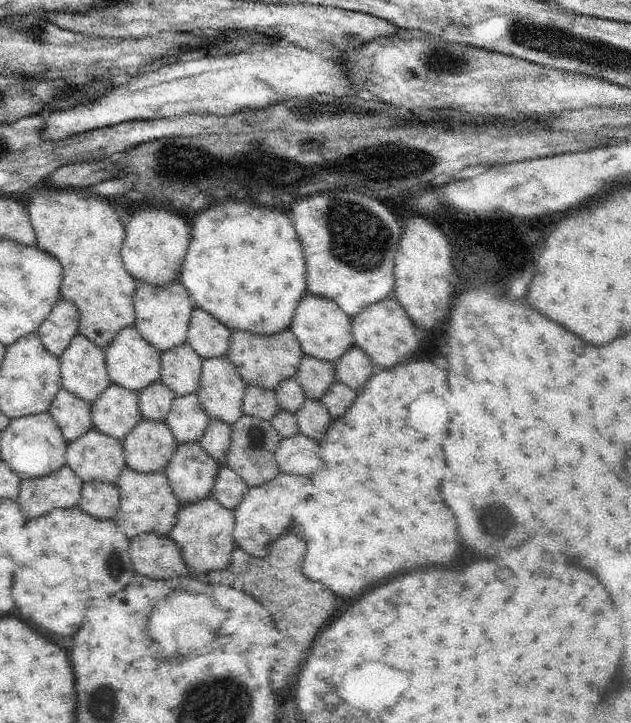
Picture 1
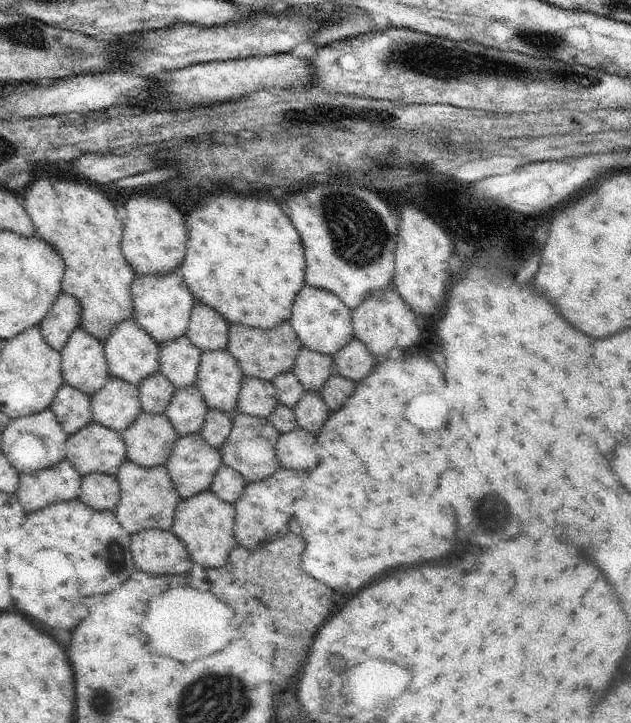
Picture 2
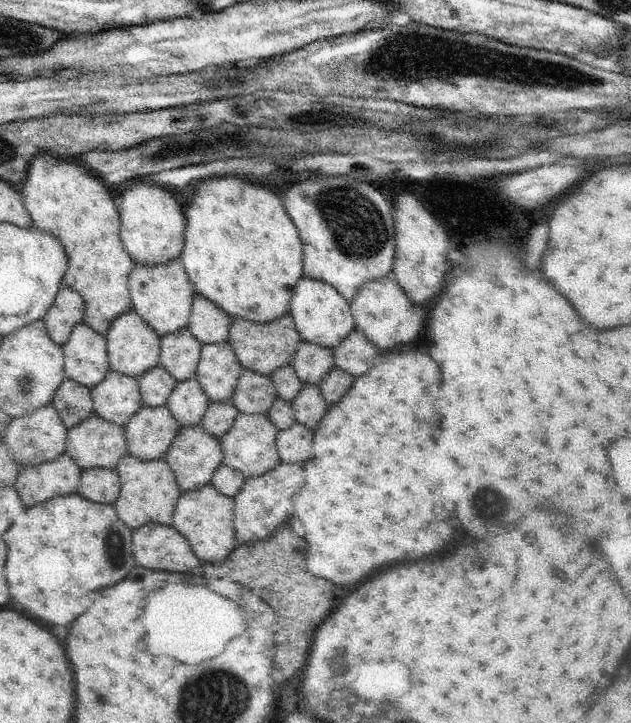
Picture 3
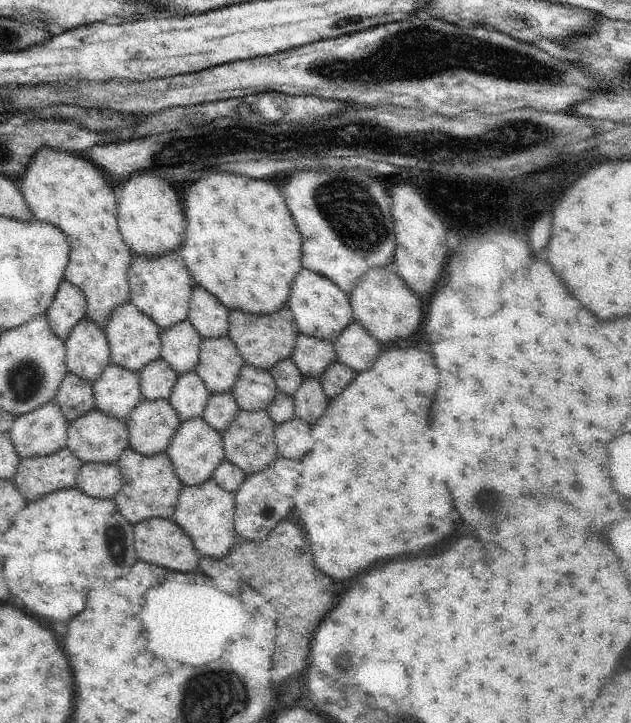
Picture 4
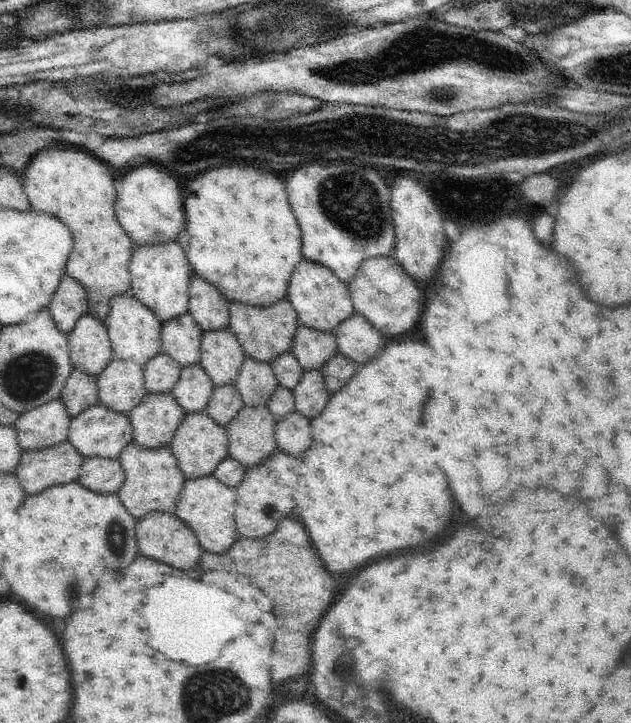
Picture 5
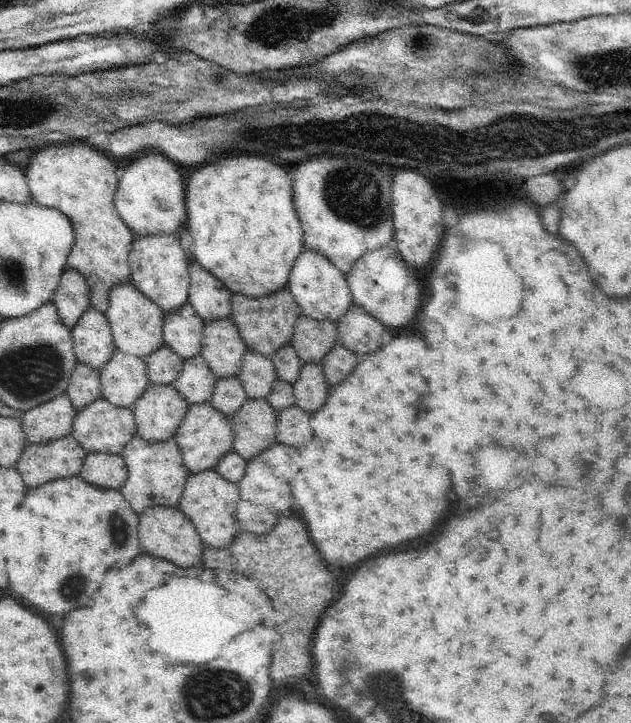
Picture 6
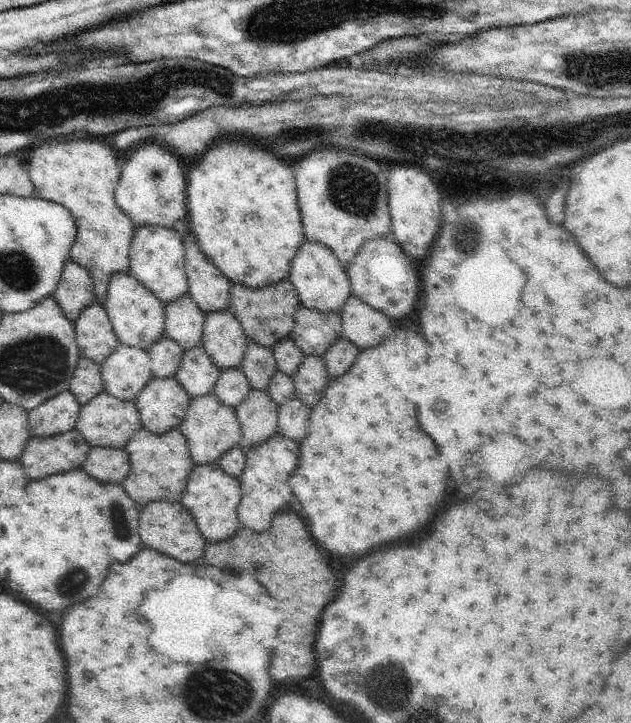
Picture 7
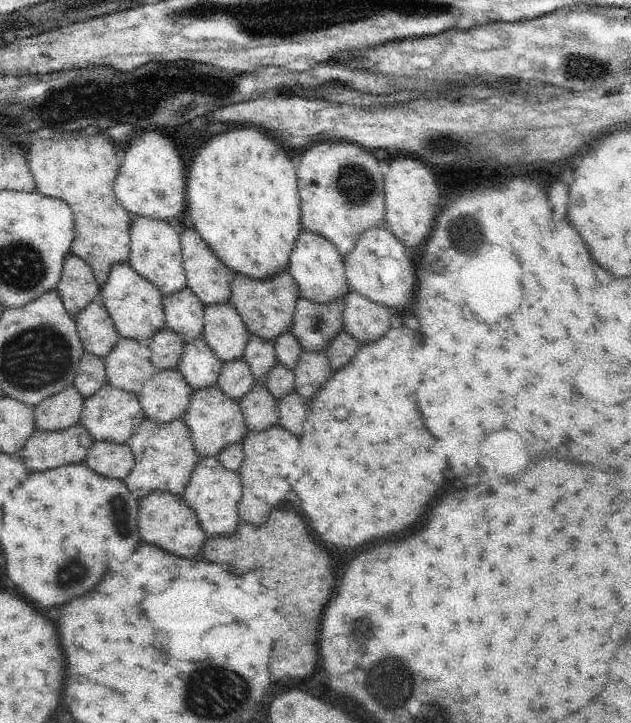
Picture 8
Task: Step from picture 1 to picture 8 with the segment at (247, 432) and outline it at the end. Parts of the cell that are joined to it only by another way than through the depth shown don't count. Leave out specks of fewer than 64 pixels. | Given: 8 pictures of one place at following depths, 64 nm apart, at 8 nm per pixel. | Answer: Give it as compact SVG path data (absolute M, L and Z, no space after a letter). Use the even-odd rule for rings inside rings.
M258 381L240 400L248 433L260 432L278 425L279 410L277 398L268 390L264 382Z

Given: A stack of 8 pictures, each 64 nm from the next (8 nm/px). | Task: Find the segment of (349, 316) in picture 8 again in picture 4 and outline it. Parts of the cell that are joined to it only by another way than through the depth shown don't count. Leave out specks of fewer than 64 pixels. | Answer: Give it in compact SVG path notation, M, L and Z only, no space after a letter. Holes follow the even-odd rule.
M356 320L337 336L334 343L337 360L357 373L368 370L384 349L379 340Z

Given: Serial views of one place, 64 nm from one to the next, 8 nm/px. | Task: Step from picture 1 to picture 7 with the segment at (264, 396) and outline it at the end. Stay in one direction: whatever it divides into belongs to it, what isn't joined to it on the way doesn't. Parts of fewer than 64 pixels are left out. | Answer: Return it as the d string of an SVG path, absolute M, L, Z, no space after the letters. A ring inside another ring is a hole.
M250 342L240 367L246 373L252 389L267 390L272 375L277 371L275 354L270 347Z

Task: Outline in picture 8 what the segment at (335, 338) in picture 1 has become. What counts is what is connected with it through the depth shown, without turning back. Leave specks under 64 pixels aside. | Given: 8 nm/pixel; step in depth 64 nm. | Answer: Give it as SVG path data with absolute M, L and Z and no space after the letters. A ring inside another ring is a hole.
M302 229L290 253L287 268L298 283L301 296L317 303L327 303L332 299L348 294L351 288L345 275L345 260L337 246L321 234Z

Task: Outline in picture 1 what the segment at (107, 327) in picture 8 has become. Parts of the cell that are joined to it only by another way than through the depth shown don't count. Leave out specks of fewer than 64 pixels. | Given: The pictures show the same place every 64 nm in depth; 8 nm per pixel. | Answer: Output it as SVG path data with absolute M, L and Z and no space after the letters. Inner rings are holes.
M76 333L60 356L62 386L83 401L92 402L111 383L105 349Z

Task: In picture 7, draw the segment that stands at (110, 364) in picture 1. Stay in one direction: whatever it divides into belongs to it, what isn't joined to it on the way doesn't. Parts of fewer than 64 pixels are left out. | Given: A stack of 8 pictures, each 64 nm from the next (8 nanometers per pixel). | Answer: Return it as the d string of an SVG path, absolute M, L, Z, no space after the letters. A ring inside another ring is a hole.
M118 271L112 275L102 305L120 343L149 350L164 335L166 304L128 271Z

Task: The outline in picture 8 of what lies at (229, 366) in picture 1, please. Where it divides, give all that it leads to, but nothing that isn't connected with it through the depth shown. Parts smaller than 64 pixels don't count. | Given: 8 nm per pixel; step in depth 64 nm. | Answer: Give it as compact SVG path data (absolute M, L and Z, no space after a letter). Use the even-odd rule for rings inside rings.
M229 301L206 305L203 337L220 360L228 362L243 356L250 333L240 313Z

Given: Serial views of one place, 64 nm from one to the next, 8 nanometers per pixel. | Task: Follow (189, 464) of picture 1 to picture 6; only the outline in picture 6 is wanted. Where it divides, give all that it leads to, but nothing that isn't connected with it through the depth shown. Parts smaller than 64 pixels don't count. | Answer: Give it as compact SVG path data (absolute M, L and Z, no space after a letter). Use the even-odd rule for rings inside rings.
M208 401L189 407L178 427L176 438L185 465L190 474L194 474L198 471L214 469L220 460L233 450L235 432L233 431L231 416L216 410L213 404Z

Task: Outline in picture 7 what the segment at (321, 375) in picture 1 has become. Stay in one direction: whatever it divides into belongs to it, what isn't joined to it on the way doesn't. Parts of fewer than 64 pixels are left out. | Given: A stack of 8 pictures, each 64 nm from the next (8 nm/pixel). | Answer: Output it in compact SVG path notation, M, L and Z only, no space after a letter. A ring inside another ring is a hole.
M300 304L291 334L305 356L322 356L341 336L341 311L319 311Z

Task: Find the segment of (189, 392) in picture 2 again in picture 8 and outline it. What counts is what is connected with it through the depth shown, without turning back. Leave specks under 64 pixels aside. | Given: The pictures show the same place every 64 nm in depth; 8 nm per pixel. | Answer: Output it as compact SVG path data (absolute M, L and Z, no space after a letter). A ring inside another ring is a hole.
M200 335L185 345L176 367L192 390L197 391L217 382L223 363Z

